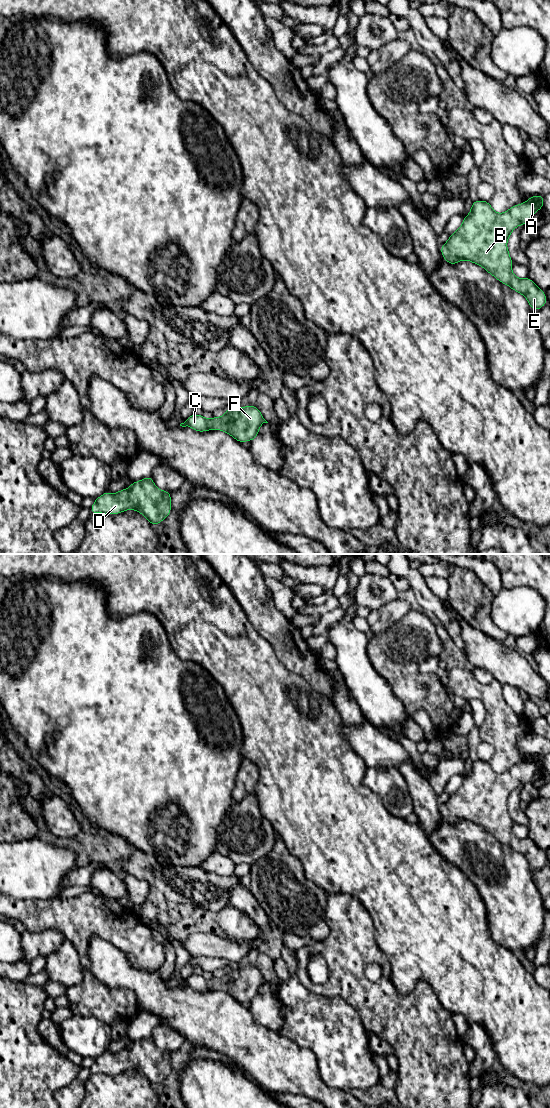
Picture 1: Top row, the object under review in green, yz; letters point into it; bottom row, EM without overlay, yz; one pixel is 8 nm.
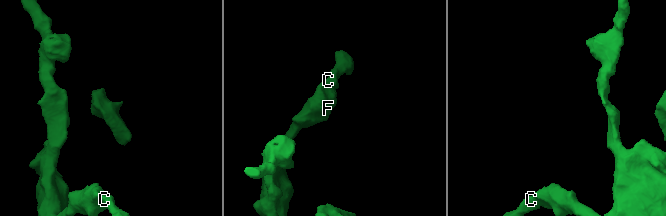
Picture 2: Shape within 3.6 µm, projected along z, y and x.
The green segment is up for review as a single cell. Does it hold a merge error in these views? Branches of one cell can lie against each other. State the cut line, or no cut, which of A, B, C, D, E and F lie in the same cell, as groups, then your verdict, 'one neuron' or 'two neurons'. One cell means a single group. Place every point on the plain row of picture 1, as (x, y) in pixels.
cut none; groups A B C D E F; one neuron

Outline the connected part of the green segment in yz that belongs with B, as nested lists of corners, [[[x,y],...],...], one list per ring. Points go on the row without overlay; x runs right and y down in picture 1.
[[[533,755],[504,773],[496,773],[488,761],[473,761],[462,785],[441,806],[443,819],[451,825],[467,820],[481,826],[498,841],[521,853],[532,870],[541,869],[547,863],[546,854],[529,837],[520,839],[513,834],[507,801],[512,791],[529,783],[543,765],[544,756]]]

